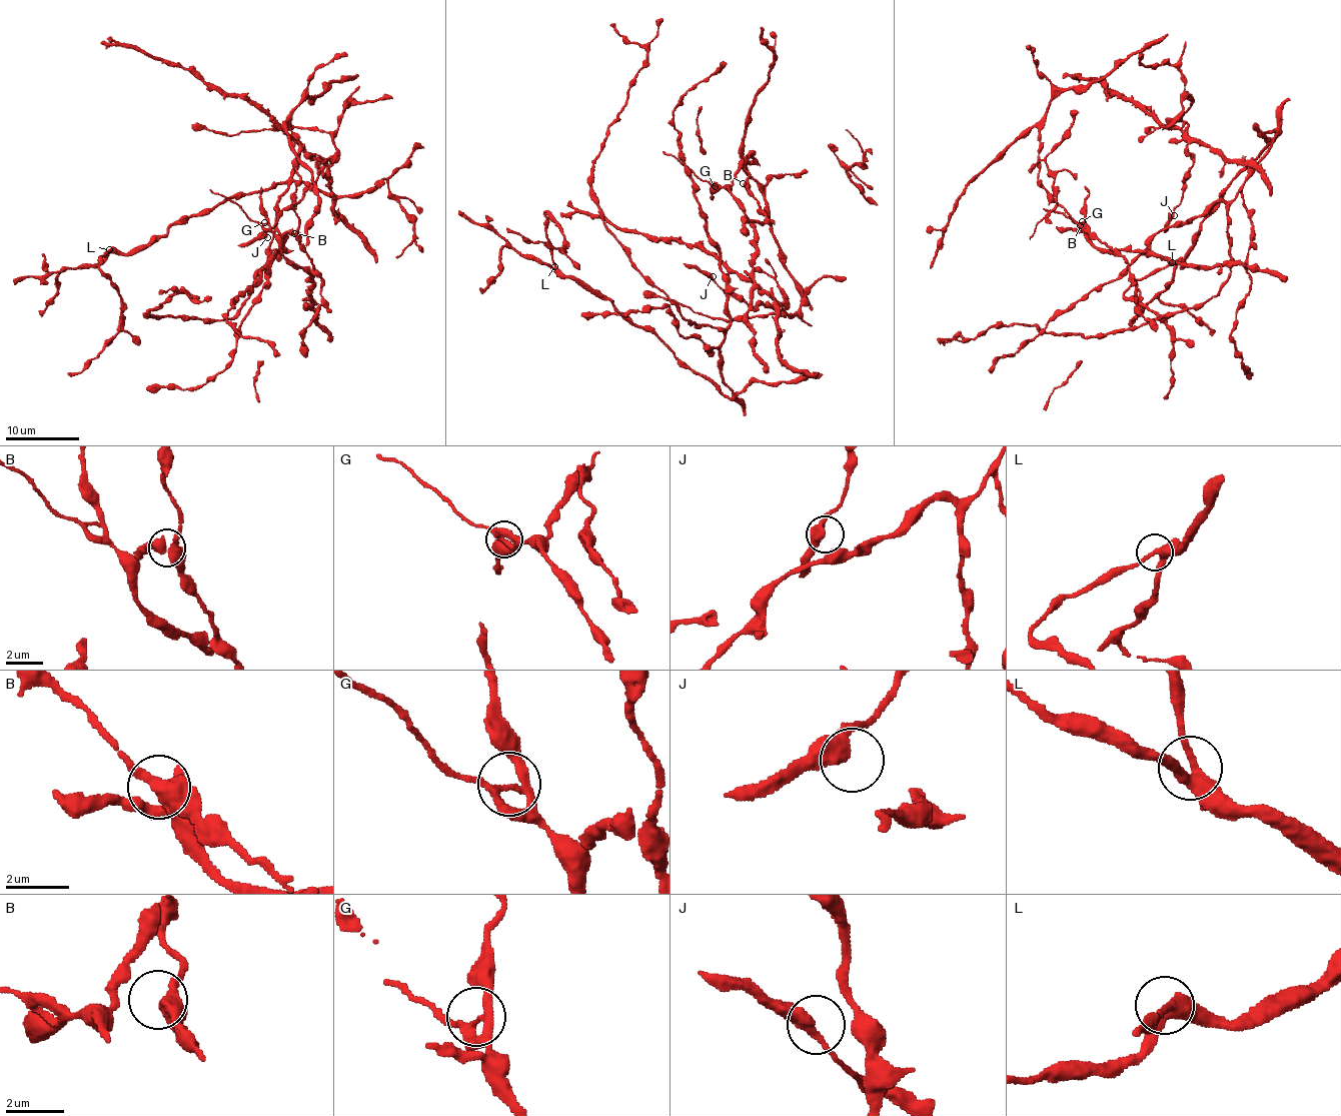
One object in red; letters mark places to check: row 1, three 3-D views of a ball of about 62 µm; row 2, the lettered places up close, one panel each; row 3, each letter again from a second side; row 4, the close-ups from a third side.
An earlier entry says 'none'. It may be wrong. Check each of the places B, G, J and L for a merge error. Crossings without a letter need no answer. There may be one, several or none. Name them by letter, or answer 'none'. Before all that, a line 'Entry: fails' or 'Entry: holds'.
Entry: holds
none

